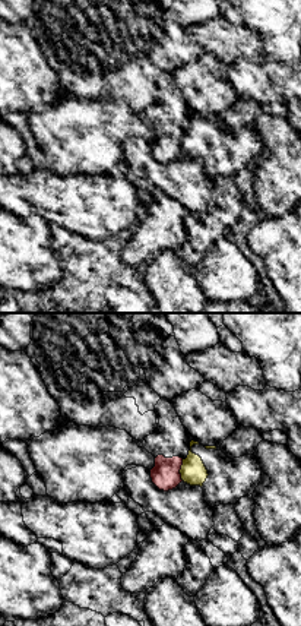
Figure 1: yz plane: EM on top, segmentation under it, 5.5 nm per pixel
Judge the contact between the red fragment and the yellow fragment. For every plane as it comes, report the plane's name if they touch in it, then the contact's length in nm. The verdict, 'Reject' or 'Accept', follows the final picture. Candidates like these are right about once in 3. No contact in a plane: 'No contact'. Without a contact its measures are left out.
Touches red in yz. Shared border 120 nm

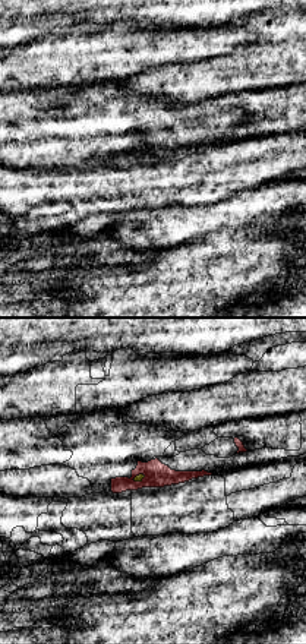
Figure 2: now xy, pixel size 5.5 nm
Touches red in xy. Shared border 80 nm

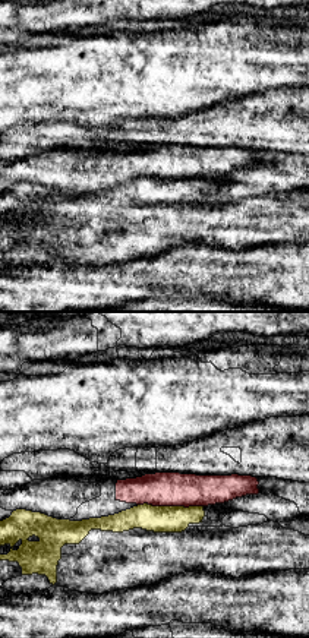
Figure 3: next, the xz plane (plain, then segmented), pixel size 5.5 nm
Touches red in xz. Shared border 360 nm

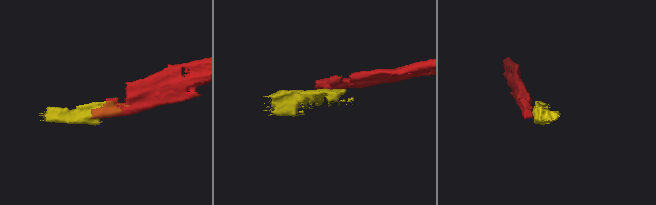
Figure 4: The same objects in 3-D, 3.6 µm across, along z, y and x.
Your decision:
Reject

